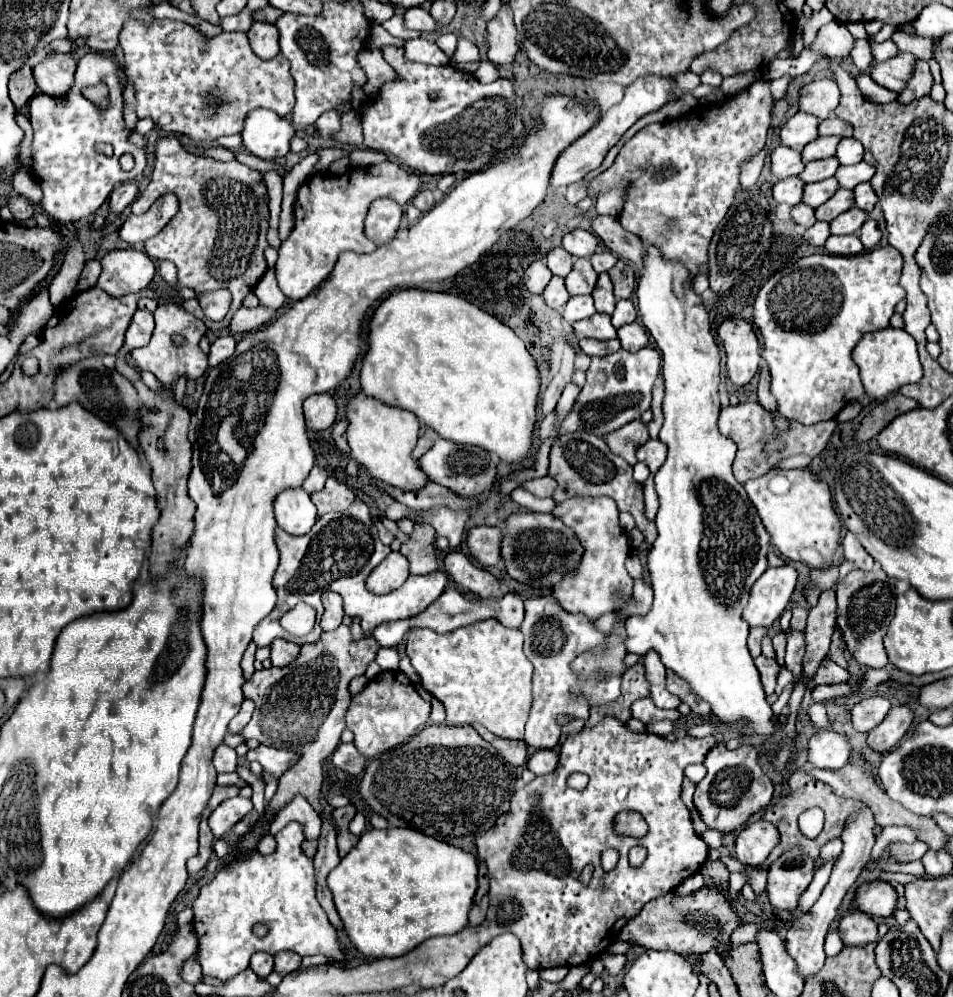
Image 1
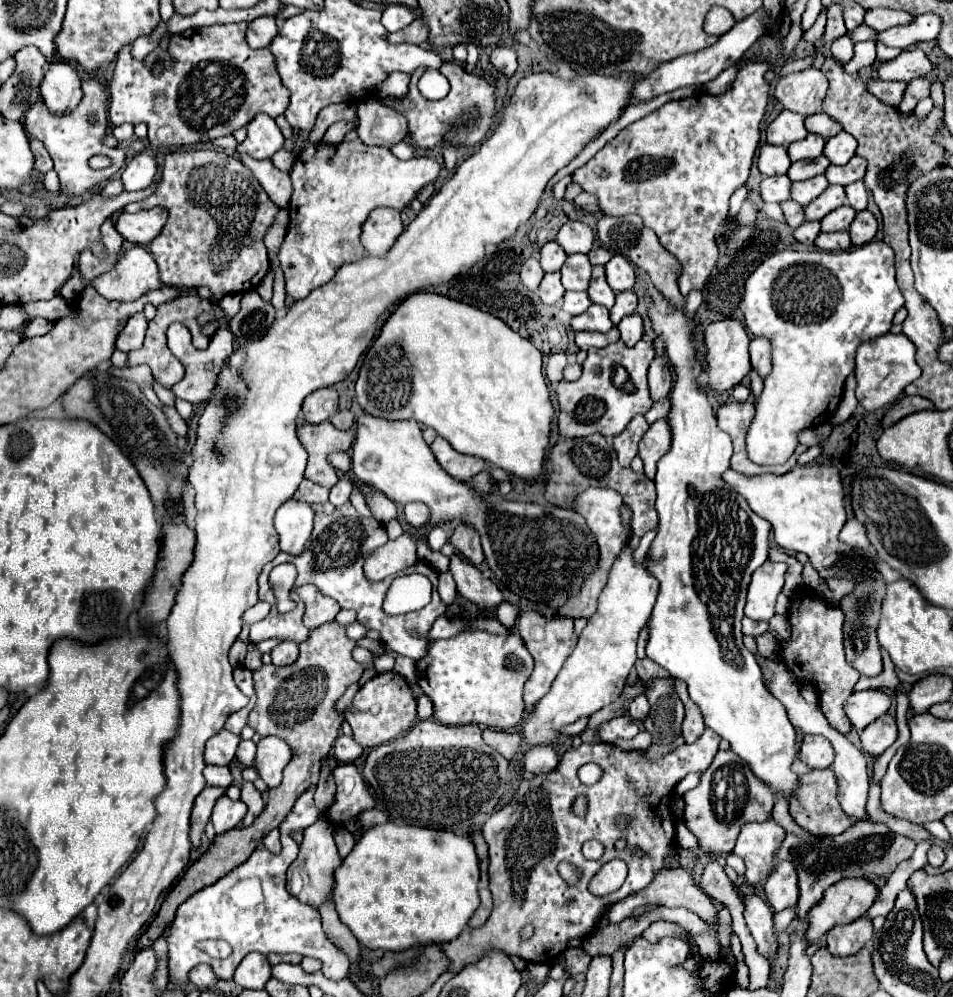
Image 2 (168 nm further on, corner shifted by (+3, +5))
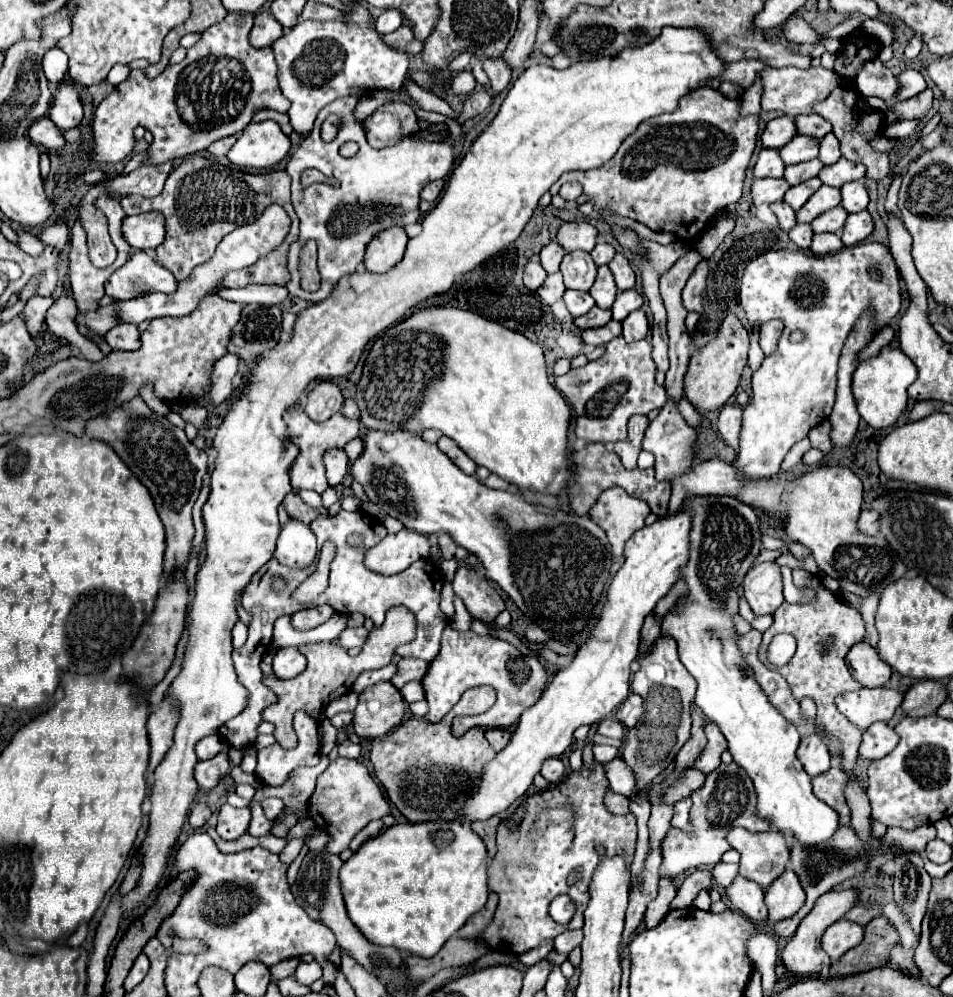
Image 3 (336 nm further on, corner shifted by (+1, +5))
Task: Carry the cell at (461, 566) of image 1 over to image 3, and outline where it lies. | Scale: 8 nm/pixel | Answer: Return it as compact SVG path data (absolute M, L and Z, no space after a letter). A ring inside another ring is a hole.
M461 565L451 585L453 591L463 599L473 619L479 619L483 623L493 623L495 617L505 609L501 595L491 587L487 579L477 577L477 573L471 567Z

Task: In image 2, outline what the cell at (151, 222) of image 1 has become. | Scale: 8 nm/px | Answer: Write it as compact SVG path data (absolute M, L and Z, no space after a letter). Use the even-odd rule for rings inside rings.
M153 207L149 211L139 211L139 213L121 213L115 229L121 233L121 237L129 243L147 247L163 229L167 221L167 209L163 207Z

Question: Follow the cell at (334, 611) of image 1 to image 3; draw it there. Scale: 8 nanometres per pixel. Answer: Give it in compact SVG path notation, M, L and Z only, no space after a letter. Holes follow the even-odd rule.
M319 605L319 607L309 607L309 609L301 609L297 613L293 613L291 621L293 621L293 627L295 629L313 629L321 623L325 623L331 615L335 613L335 609L331 605Z

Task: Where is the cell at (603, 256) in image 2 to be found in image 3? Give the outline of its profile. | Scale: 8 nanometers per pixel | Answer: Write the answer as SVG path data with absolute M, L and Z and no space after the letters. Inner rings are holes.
M599 243L595 245L595 249L591 251L591 257L595 261L595 265L607 265L613 257L615 257L615 249L609 243Z

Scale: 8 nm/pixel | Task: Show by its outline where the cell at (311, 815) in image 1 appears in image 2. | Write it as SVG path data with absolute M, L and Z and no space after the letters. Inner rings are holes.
M317 821L315 825L305 829L301 853L295 859L295 863L287 871L287 891L295 895L301 903L307 903L315 909L319 909L325 901L333 897L333 873L341 865L341 857L337 853L333 831L327 821Z

